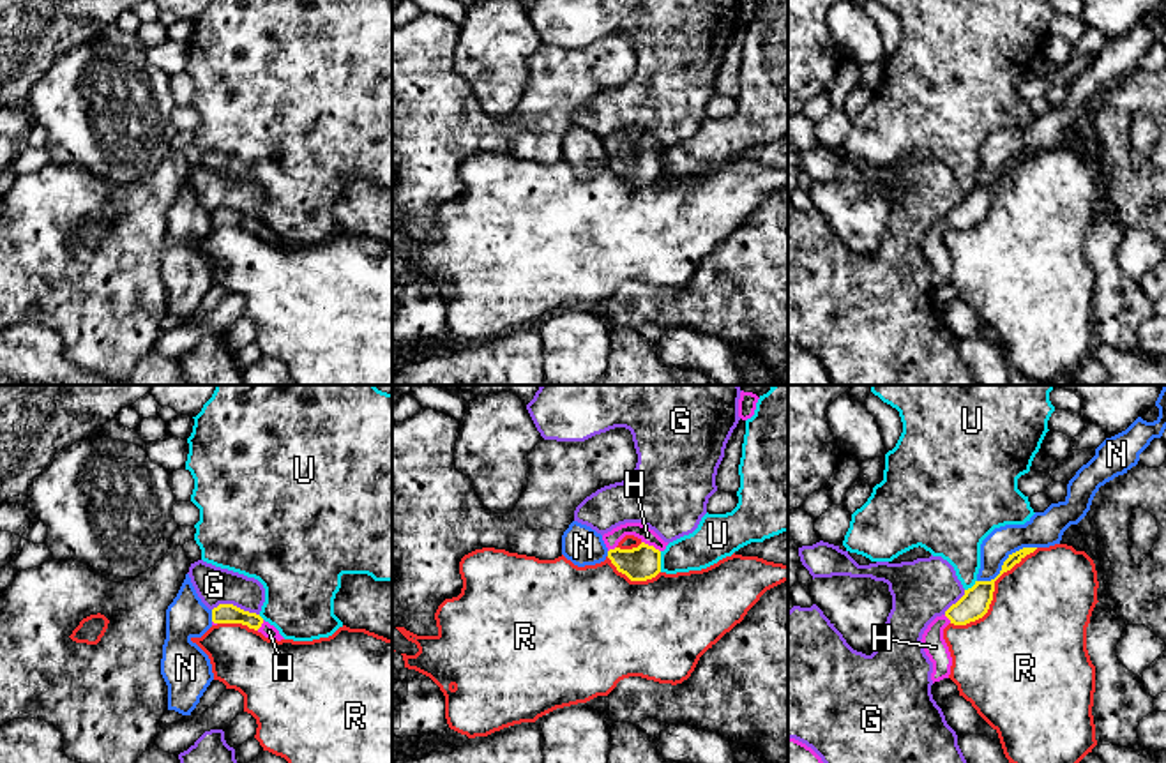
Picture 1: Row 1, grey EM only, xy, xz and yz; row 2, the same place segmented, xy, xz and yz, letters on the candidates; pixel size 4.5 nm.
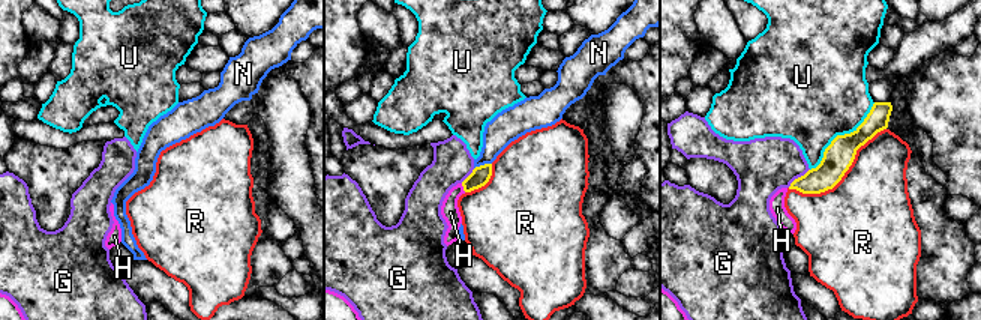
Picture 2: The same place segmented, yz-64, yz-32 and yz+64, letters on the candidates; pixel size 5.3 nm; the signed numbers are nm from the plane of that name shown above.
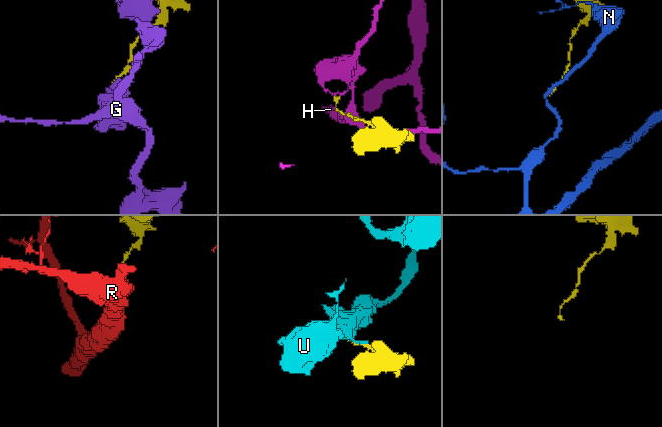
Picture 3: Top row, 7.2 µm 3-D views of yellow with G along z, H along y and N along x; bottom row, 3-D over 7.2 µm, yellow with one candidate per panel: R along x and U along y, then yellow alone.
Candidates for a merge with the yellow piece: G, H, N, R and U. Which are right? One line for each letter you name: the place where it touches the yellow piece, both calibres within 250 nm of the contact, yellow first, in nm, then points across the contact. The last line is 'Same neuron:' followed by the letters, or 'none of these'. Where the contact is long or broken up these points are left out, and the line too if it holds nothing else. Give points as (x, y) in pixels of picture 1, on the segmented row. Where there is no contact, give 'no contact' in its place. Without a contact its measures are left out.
H: meets yellow in xz at (651, 546); 160 nm thick on the yellow side, 70 nm on the other; runs through xz (643, 562), (651, 546), (647, 536)
Same neuron: H

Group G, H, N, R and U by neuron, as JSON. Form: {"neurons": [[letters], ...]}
{"neurons": [["G"], ["H"], ["N"], ["R"], ["U"]]}

